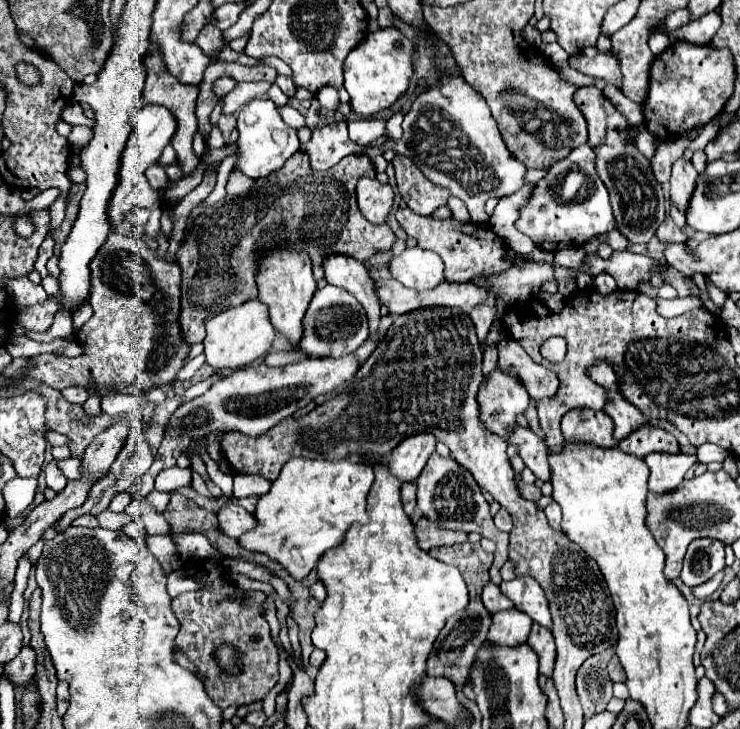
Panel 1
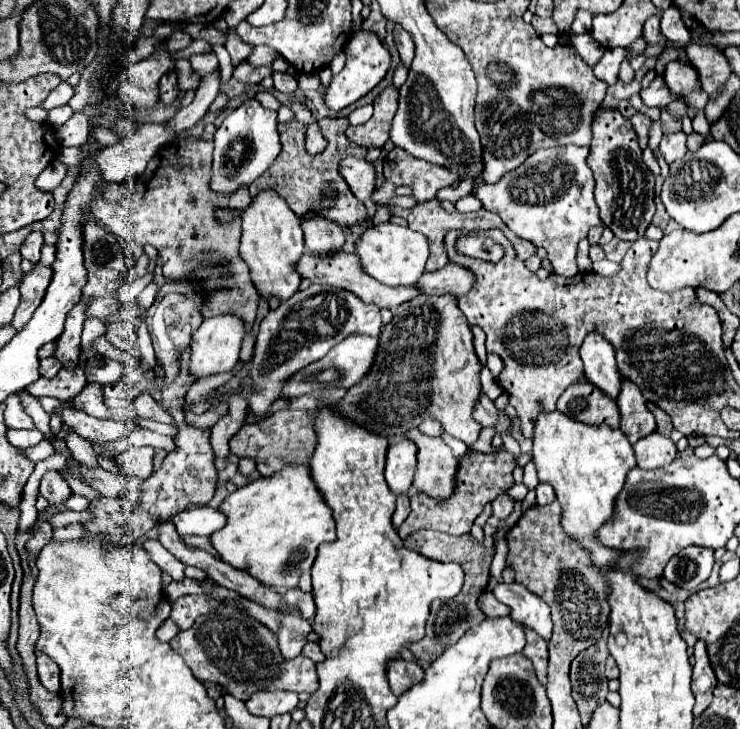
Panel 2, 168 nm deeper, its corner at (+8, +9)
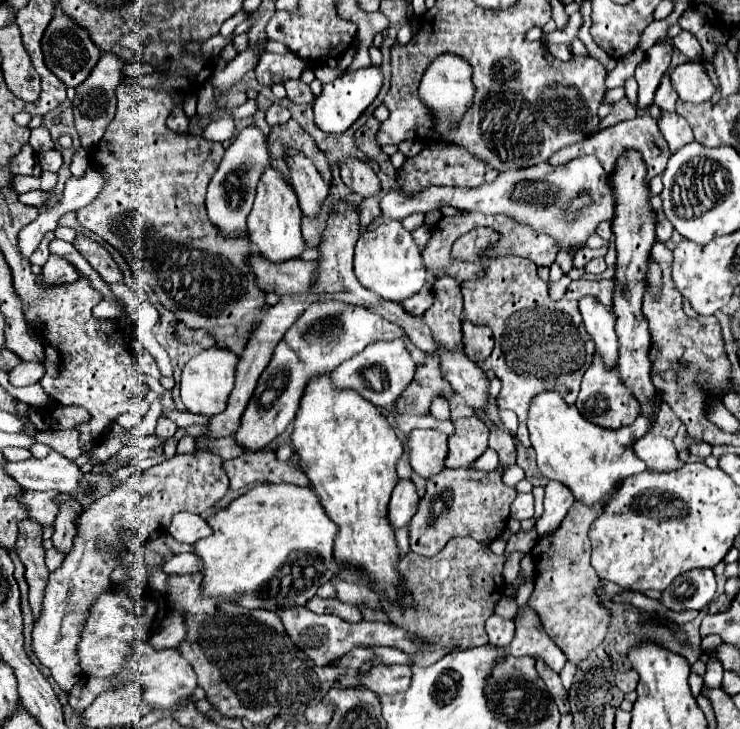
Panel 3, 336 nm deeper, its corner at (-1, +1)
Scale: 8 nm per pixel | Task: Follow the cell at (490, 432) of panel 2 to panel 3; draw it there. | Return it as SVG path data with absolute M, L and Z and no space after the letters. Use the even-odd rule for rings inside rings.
M474 414L470 418L460 418L454 422L456 434L450 436L448 448L450 456L446 460L446 468L460 468L472 464L476 458L484 454L488 448L488 434L490 430L486 424Z

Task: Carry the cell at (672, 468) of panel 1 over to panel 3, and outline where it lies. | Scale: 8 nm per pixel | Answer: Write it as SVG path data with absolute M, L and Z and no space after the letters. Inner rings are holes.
M652 432L642 436L634 444L634 452L640 456L640 460L644 460L644 464L652 472L670 472L670 470L676 470L678 466L682 466L672 440L654 436Z

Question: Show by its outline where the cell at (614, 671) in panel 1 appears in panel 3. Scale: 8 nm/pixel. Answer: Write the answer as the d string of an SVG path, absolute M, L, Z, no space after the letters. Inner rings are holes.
M634 670L620 672L620 674L616 676L616 684L618 684L618 688L620 688L622 692L632 692L632 690L636 688L636 684L638 684L638 674L636 674Z

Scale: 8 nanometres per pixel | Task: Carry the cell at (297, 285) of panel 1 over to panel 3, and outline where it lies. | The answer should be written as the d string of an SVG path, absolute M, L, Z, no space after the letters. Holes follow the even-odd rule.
M268 168L262 174L258 192L256 192L256 200L254 200L254 208L252 208L246 224L248 224L248 232L250 232L250 240L254 244L254 250L262 258L266 258L274 264L280 264L280 262L286 262L292 258L300 258L306 248L306 242L302 236L302 212L300 212L296 194L294 194L292 186L288 186L282 180L282 174L276 172L274 168Z

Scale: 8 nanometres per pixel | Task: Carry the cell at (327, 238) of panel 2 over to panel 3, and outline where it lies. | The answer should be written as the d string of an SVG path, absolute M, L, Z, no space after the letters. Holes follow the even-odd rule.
M290 150L286 156L286 162L290 166L290 174L294 180L292 188L298 196L302 214L306 218L318 218L330 186L326 186L326 182L322 180L314 164L308 158L304 158L300 152Z

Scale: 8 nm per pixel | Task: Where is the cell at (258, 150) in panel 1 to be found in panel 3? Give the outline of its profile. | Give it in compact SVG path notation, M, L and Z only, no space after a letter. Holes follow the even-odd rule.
M246 126L236 140L226 148L222 162L208 186L206 210L212 224L222 232L222 236L238 236L246 230L246 216L252 210L254 192L262 172L270 166L270 150L268 138L258 126Z

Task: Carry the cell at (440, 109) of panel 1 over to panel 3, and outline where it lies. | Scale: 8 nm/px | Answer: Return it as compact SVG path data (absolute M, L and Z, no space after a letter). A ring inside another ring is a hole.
M442 54L436 56L430 66L426 68L422 80L420 80L420 88L418 88L418 96L422 100L422 104L430 110L432 116L432 140L428 142L428 146L448 146L450 142L446 142L444 134L452 132L458 122L462 120L462 116L466 116L466 112L472 106L472 98L474 98L474 84L472 84L472 68L470 62L464 56L458 54Z

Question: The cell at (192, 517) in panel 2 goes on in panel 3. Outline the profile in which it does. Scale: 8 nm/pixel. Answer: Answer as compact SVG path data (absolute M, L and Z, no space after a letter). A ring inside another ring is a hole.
M178 512L172 518L172 524L168 528L168 534L176 538L178 542L188 542L194 544L206 536L210 536L212 528L204 522L202 516L198 514L188 514L188 512Z

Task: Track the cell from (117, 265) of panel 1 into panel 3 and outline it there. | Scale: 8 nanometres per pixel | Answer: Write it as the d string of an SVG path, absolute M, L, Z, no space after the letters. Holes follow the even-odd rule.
M76 234L76 240L72 244L90 262L90 266L104 278L104 282L116 284L116 282L124 280L124 276L122 276L120 268L116 266L114 258L110 256L110 252L102 244L98 244L96 240L92 240L84 234Z

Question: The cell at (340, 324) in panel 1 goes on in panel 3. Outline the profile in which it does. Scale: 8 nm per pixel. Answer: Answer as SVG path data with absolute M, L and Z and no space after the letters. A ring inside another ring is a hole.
M326 300L310 304L306 312L288 328L284 338L278 342L268 366L260 374L258 386L242 414L240 428L234 438L246 450L260 450L272 442L286 426L294 420L302 392L310 380L330 374L338 364L362 352L370 342L400 338L404 330L388 322L386 318L372 314L368 308L358 308L354 304L338 304L338 300Z

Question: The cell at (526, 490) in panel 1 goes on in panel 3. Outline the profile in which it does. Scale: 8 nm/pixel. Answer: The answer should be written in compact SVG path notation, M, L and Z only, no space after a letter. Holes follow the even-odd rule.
M502 428L490 432L490 448L500 456L500 466L492 472L476 468L446 468L428 480L426 496L420 500L420 510L410 520L410 550L422 556L438 554L454 536L470 536L482 544L490 544L506 528L510 504L518 494L516 488L504 484L502 474L516 464L516 446L510 434Z

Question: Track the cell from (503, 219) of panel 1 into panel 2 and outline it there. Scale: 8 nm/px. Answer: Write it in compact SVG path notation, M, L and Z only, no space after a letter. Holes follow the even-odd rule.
M465 196L455 202L455 208L457 208L457 212L473 212L473 210L481 208L481 202L477 202L473 196Z

